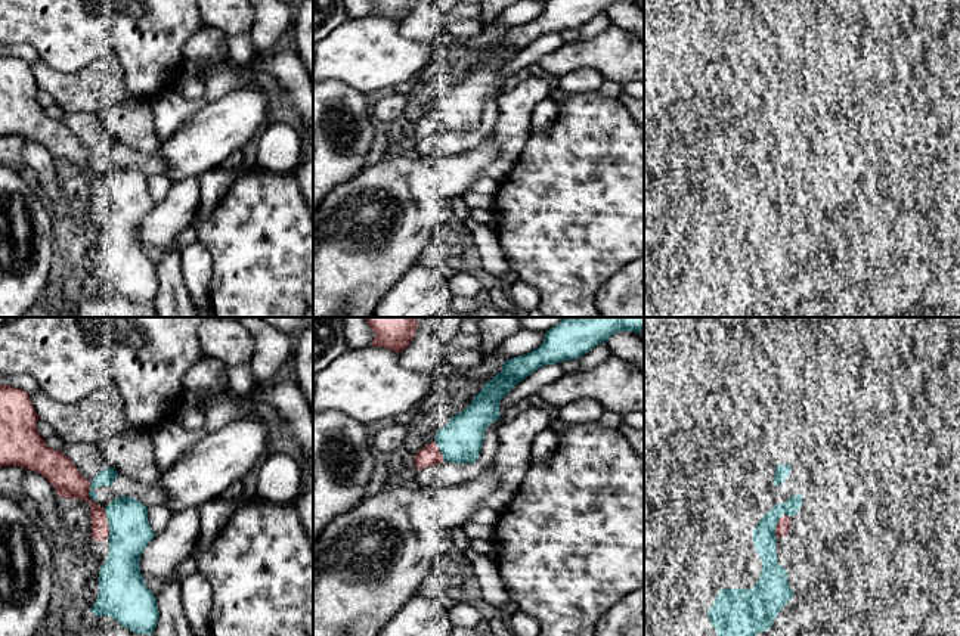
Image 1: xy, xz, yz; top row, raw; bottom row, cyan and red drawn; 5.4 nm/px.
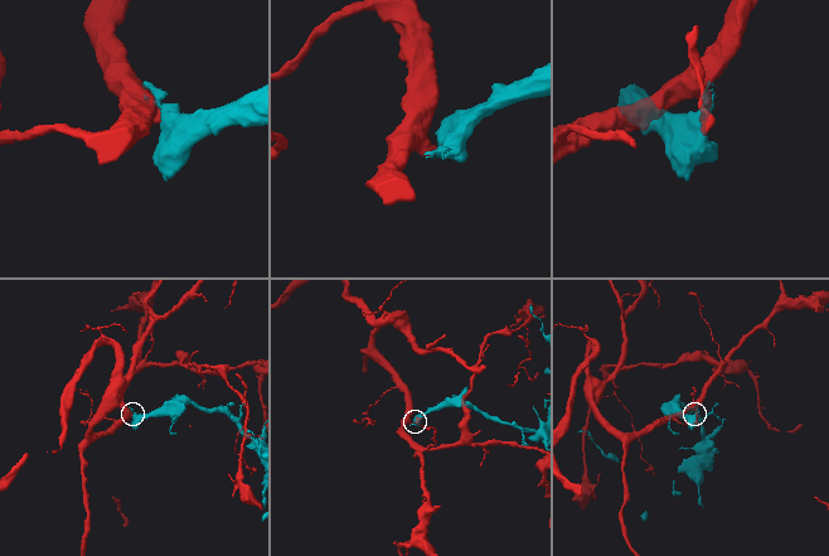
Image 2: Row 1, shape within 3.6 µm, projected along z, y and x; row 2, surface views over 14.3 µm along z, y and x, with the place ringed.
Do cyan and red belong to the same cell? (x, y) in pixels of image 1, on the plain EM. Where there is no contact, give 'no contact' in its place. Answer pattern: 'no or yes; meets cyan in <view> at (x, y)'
no; meets cyan in xy at (108, 194)

